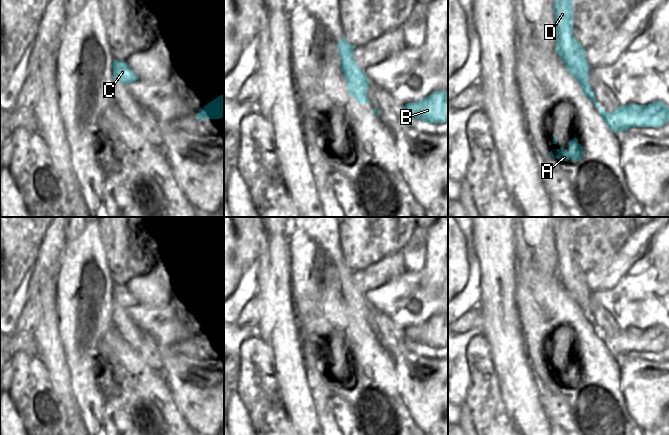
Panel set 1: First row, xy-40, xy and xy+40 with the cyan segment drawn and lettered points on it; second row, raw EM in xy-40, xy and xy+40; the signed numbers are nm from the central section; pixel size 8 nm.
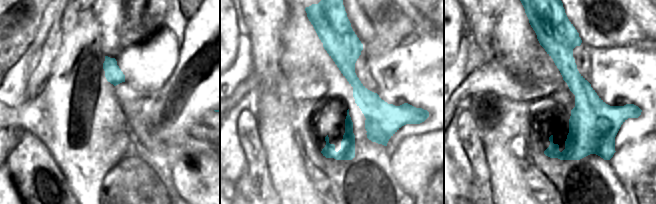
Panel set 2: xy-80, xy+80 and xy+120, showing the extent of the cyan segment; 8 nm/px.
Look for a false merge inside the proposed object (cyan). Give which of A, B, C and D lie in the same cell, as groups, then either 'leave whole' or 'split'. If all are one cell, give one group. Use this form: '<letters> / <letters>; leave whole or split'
A B D / C; split

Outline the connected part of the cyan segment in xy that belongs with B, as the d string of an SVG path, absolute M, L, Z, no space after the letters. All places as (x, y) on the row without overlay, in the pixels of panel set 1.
M434 315L428 321L403 331L403 346L410 351L412 343L428 347L448 346L448 315Z

